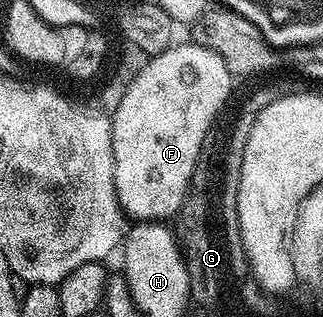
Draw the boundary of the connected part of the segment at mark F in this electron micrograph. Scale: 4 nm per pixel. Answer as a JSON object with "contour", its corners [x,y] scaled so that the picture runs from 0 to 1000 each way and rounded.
{"contour":[[[539,139],[452,189],[347,369],[350,574],[375,656],[402,688],[508,700],[505,675],[548,653],[622,423],[703,281],[706,246],[684,192],[628,155],[557,155]]]}

